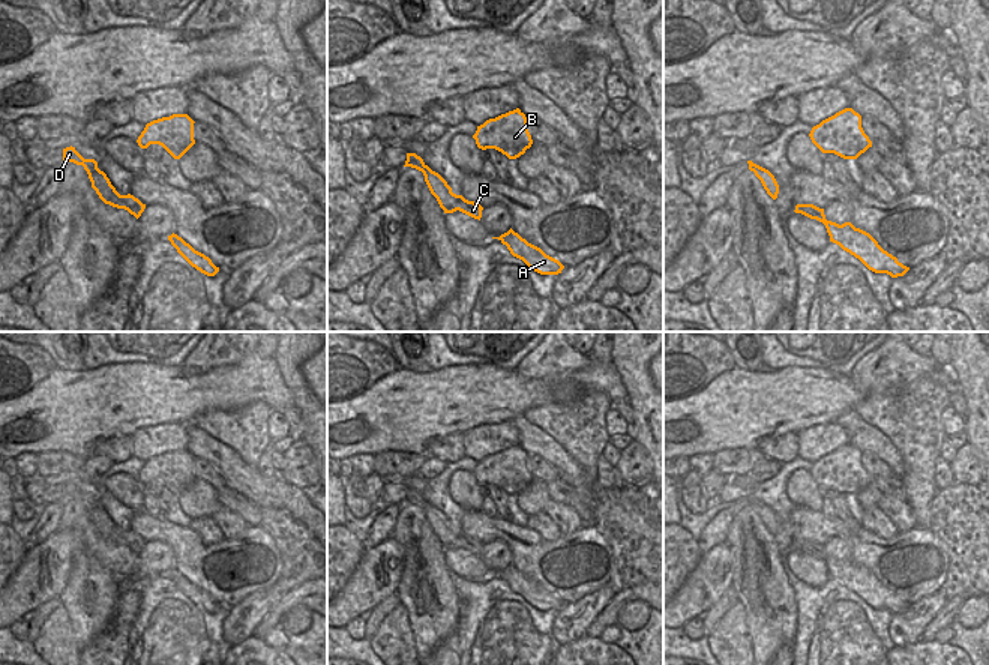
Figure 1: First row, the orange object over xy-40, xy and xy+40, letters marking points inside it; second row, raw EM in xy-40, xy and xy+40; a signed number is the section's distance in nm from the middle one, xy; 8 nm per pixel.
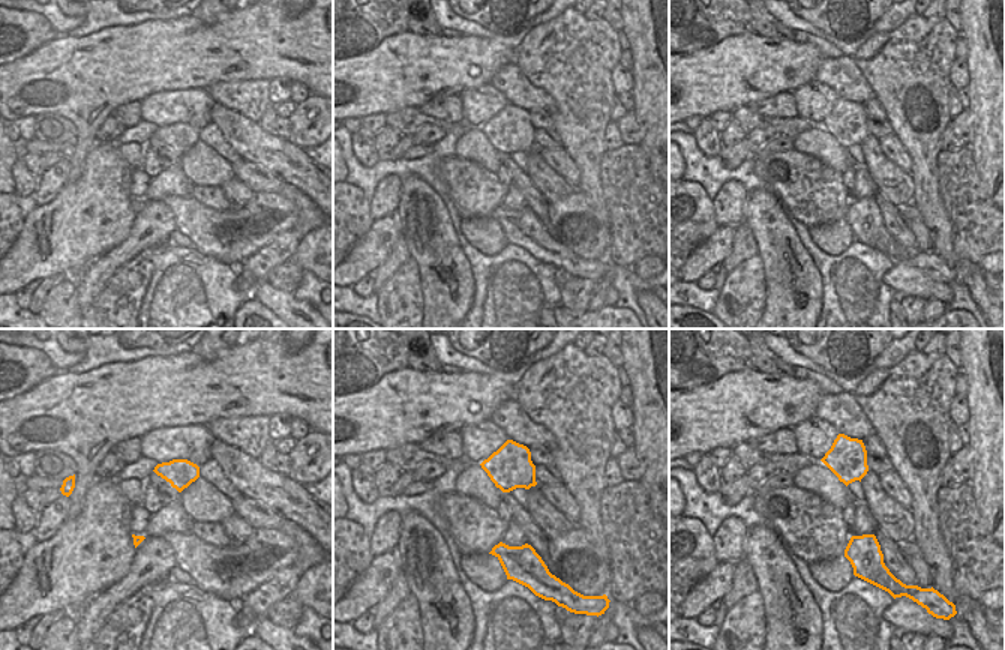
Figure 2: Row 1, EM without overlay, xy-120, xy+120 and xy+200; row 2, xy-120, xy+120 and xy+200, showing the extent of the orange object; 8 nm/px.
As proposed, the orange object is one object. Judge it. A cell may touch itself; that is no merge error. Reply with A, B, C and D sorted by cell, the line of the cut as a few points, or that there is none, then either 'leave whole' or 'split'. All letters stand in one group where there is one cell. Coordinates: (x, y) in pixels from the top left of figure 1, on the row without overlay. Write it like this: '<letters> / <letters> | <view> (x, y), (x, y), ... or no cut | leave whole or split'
A B C D | no cut | leave whole

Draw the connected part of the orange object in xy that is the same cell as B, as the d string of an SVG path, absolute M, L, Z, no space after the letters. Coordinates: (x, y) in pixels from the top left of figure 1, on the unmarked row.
M516 444L477 462L473 474L482 486L495 485L509 495L516 495L533 480L527 456L525 450Z

